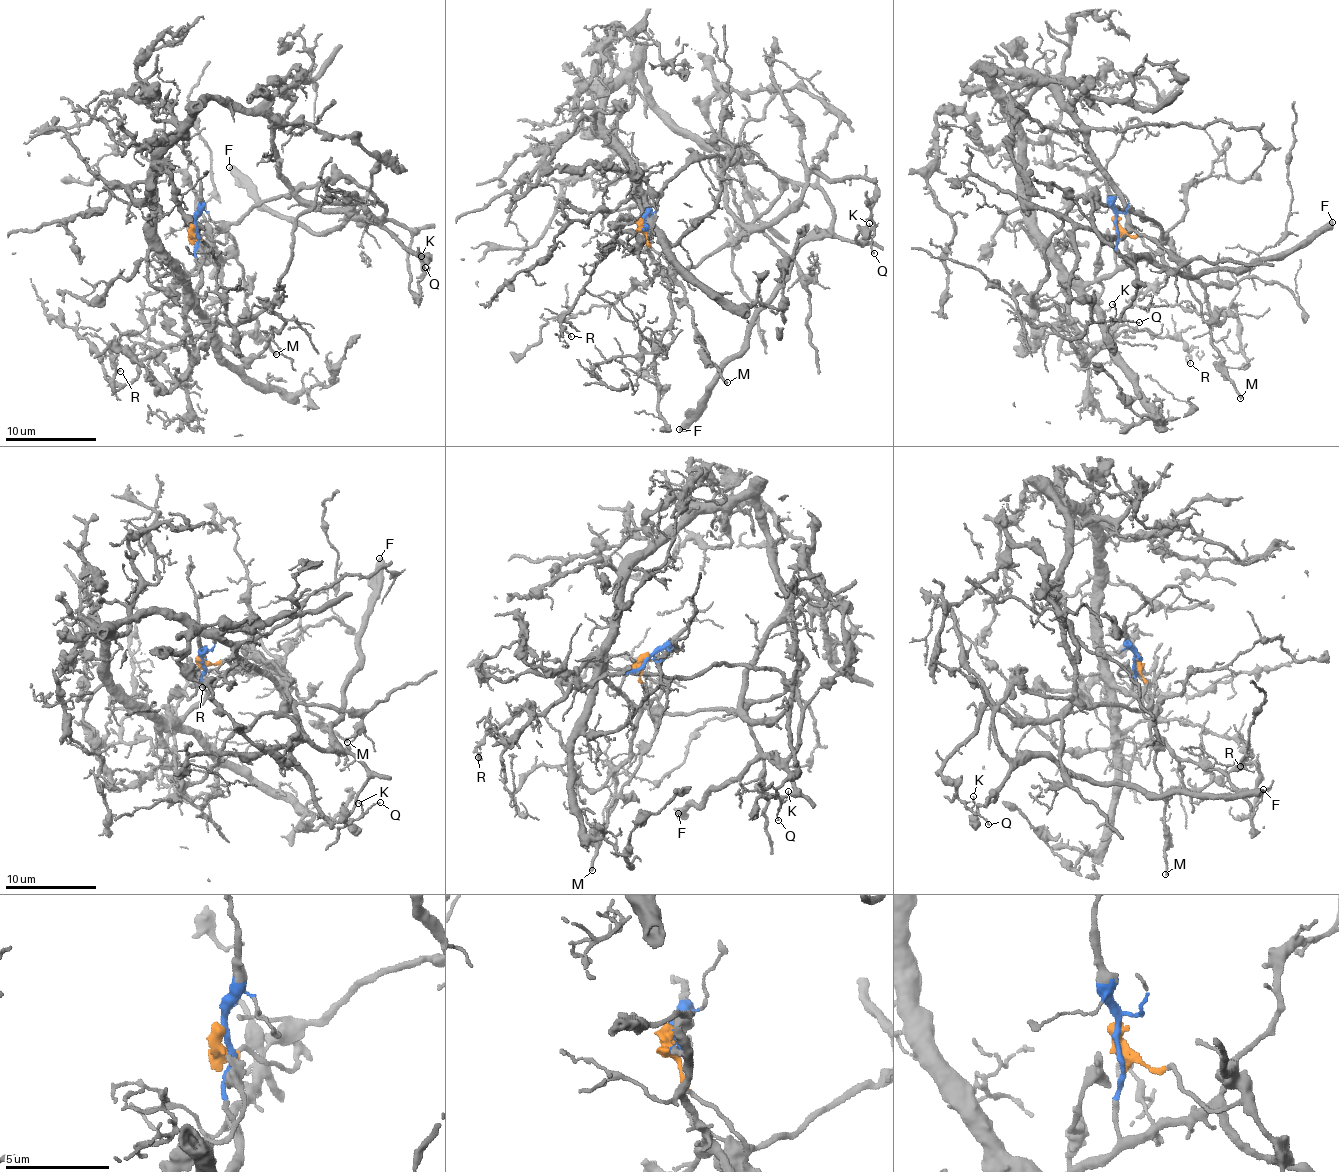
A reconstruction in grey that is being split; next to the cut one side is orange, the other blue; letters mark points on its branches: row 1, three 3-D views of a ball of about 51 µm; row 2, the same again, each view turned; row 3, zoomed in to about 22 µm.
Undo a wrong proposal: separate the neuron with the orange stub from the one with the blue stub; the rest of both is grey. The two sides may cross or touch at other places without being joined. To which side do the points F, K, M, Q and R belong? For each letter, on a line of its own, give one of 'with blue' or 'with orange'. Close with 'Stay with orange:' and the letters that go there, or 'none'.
F: with orange
K: with blue
M: with orange
Q: with blue
R: with blue
Stay with orange: F, M

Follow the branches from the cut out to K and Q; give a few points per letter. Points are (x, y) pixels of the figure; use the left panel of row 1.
K: (194, 229), (197, 298), (154, 158), (215, 99), (294, 194), (421, 256)
Q: (194, 229), (197, 298), (154, 232), (154, 158), (215, 99), (272, 126), (294, 194), (360, 203), (425, 267)

